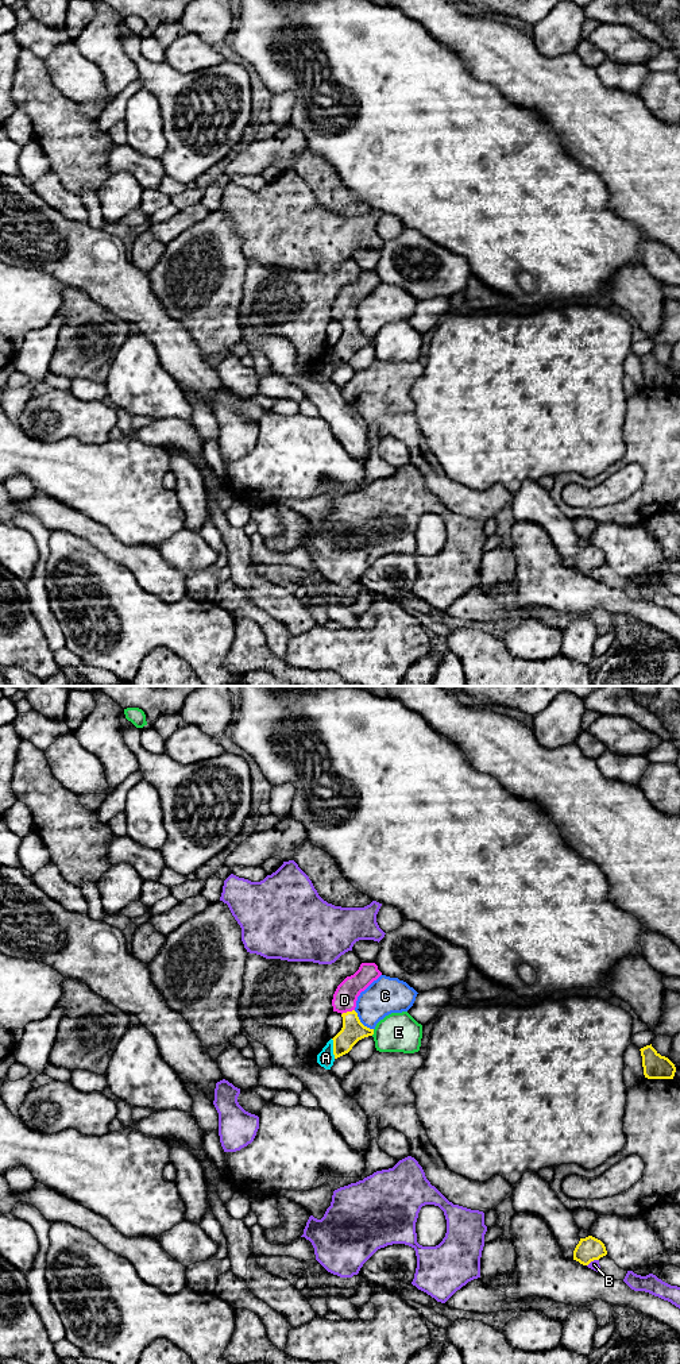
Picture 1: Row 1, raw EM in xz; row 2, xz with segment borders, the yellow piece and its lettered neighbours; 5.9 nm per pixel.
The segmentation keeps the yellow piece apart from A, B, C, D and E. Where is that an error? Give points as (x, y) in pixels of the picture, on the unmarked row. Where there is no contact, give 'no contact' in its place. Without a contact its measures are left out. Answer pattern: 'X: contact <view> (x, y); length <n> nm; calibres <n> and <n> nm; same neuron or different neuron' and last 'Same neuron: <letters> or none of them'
A: contact xz (333, 357); length 120 nm; calibres 140 and 100 nm; different neuron
B: contact xz (592, 569); length 80 nm; calibres 140 and 50 nm; different neuron
C: contact xz (360, 331); length 170 nm; calibres 140 and 220 nm; different neuron
D: contact xz (347, 320); length 90 nm; calibres 140 and 140 nm; same neuron
E: contact xz (373, 340); length 40 nm; calibres 140 and 240 nm; different neuron
Same neuron: D

